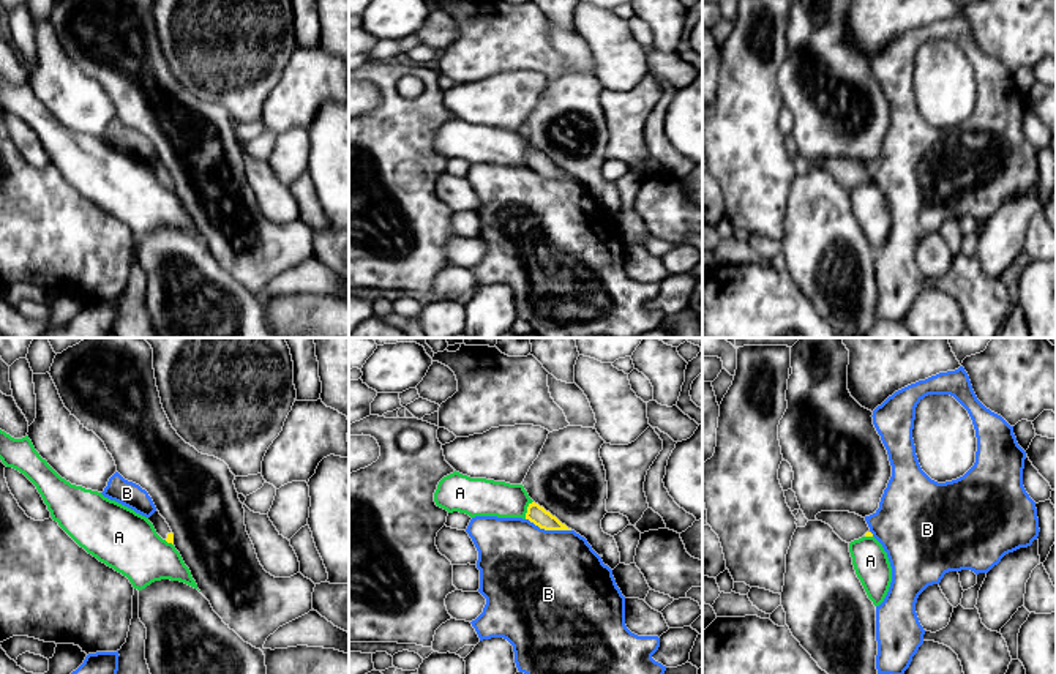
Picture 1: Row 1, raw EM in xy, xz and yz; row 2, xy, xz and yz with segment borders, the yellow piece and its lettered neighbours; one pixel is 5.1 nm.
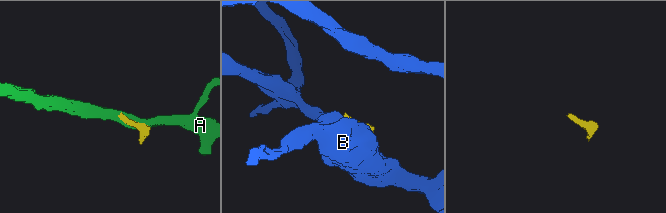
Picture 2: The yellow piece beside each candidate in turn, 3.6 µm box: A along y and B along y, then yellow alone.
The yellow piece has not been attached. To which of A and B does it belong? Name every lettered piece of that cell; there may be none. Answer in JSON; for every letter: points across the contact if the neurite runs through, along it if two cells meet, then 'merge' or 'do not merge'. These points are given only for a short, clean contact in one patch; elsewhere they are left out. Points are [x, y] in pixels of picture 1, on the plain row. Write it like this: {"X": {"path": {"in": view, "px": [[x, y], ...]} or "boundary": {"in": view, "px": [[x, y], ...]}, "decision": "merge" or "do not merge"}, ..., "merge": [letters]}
{"A": {"decision": "do not merge"}, "B": {"decision": "do not merge"}, "merge": []}

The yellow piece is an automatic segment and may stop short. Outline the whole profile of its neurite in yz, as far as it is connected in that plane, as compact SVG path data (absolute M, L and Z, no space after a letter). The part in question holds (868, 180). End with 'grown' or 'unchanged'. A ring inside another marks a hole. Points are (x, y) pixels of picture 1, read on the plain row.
M821 158L818 167L829 170L833 178L846 189L862 183L873 183L865 164L849 158Z; grown

